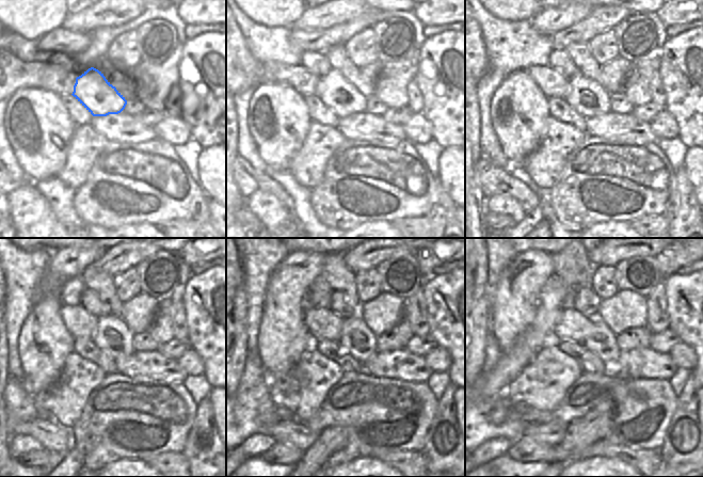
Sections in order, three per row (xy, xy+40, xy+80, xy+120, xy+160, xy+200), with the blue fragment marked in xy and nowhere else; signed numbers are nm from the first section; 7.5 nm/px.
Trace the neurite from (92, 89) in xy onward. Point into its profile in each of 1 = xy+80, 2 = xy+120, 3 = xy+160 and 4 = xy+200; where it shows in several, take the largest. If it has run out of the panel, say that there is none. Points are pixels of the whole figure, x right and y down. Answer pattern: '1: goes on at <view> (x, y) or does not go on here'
1: goes on at xy+80 (589, 97)
2: goes on at xy+120 (112, 335)
3: goes on at xy+160 (356, 337)
4: goes on at xy+200 (602, 342)

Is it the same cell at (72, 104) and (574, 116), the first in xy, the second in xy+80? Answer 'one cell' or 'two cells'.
one cell

